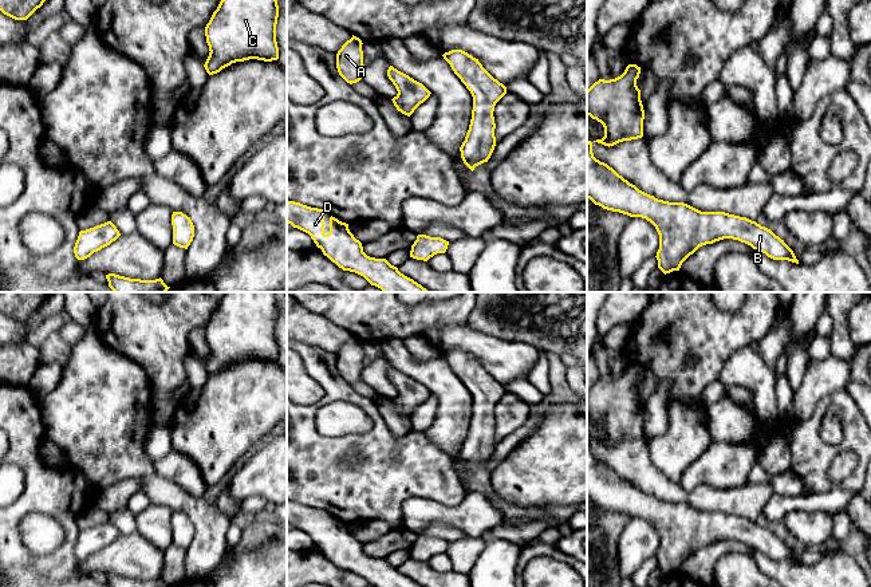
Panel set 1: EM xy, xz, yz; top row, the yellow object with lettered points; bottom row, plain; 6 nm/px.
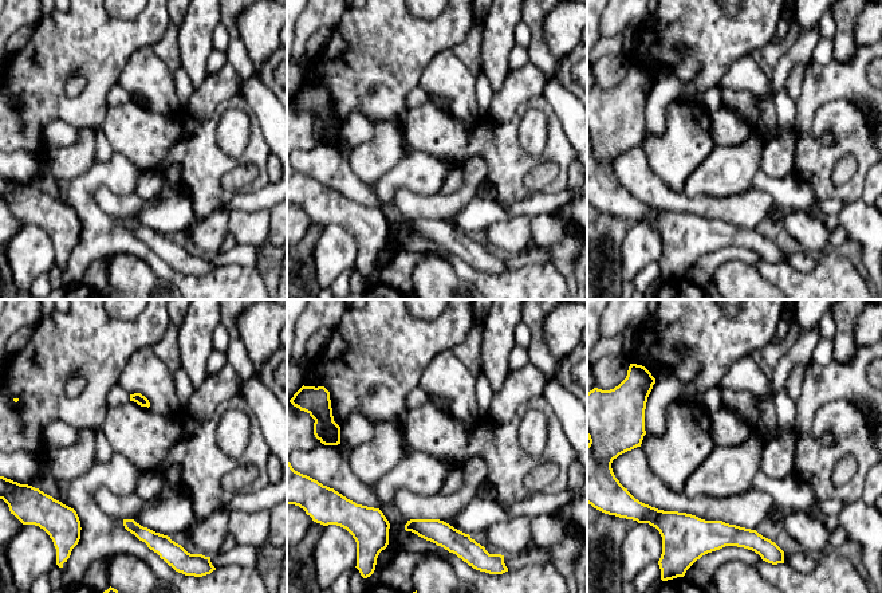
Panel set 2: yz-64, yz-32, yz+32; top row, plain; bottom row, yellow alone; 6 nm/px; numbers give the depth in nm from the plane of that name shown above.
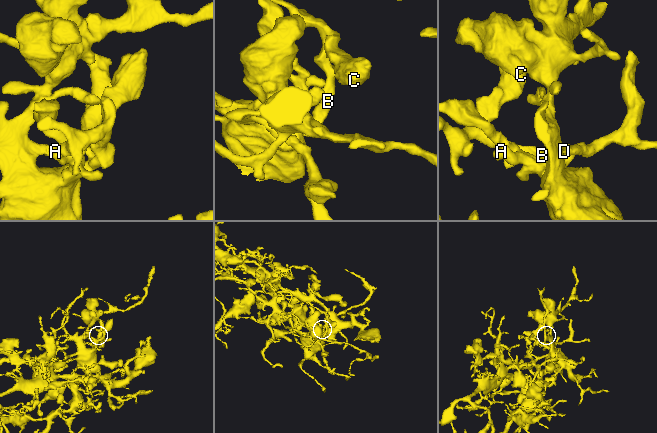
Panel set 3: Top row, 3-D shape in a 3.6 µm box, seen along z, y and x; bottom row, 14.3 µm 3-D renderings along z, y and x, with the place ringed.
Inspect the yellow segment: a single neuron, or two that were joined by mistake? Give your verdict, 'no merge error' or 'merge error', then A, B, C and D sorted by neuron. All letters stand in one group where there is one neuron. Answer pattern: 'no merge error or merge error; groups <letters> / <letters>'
no merge error; groups A B C D

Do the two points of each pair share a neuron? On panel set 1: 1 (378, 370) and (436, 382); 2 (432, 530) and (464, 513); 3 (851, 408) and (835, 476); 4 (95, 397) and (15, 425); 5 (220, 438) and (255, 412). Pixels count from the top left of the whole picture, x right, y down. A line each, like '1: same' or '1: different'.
1: different
2: different
3: different
4: different
5: same

